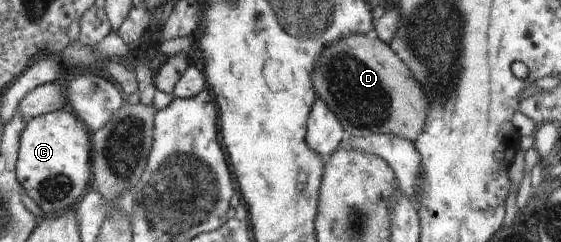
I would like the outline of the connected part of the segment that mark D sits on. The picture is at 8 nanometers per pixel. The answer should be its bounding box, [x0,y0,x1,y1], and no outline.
[311,34,427,141]

